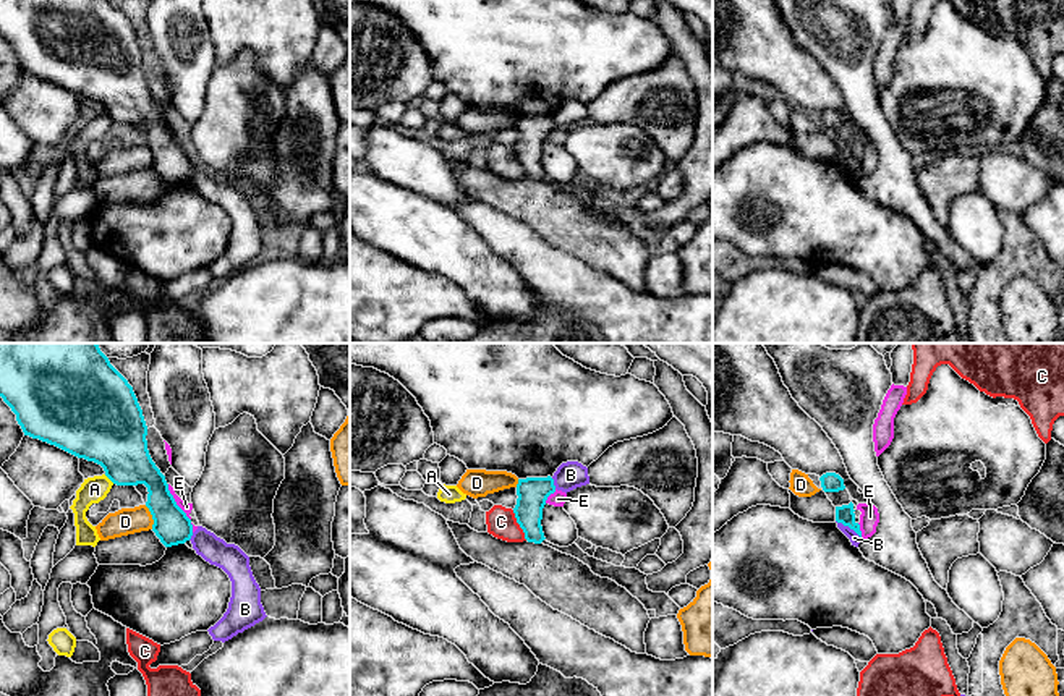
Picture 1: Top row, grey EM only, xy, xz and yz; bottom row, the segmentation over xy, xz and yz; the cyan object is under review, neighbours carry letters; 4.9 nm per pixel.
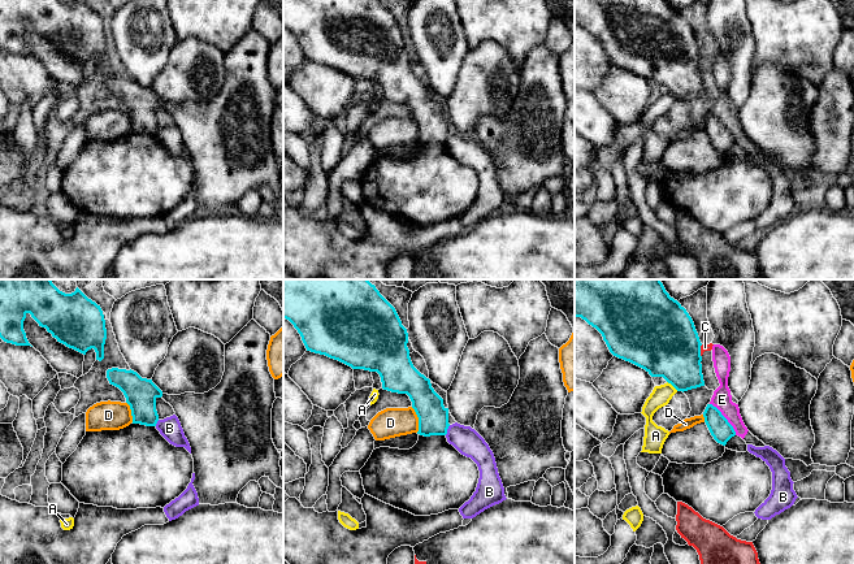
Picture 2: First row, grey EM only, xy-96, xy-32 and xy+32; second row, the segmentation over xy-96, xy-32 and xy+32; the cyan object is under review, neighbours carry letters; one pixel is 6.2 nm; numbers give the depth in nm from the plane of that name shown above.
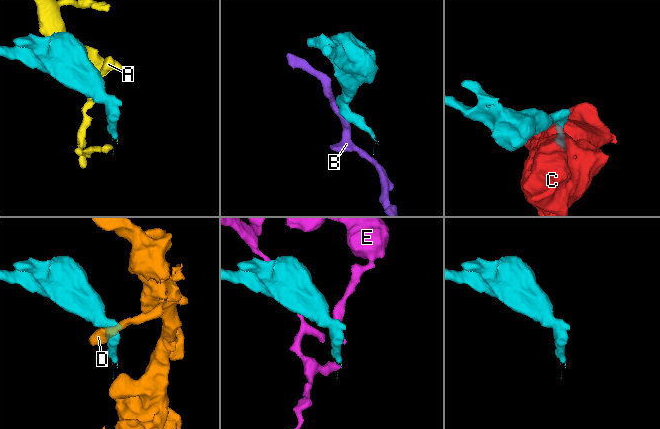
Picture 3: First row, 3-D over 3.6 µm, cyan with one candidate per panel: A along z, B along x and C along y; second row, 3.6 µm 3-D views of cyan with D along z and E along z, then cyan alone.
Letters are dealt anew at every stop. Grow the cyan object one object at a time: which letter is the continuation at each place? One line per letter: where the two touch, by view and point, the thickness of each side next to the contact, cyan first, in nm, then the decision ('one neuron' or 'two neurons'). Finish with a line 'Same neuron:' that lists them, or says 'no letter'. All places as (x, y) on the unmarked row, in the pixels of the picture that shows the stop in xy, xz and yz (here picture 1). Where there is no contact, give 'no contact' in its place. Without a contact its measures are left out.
A: contact xy (109, 115); calibres 360 and 130 nm; two neurons
B: contact yz (849, 164); calibres 90 and 50 nm; two neurons
C: contact xz (519, 161); calibres 150 and 150 nm; two neurons
D: contact xy (153, 154); calibres 180 and 130 nm; two neurons
E: contact xy (175, 140); calibres 180 and 50 nm; two neurons
Same neuron: no letter

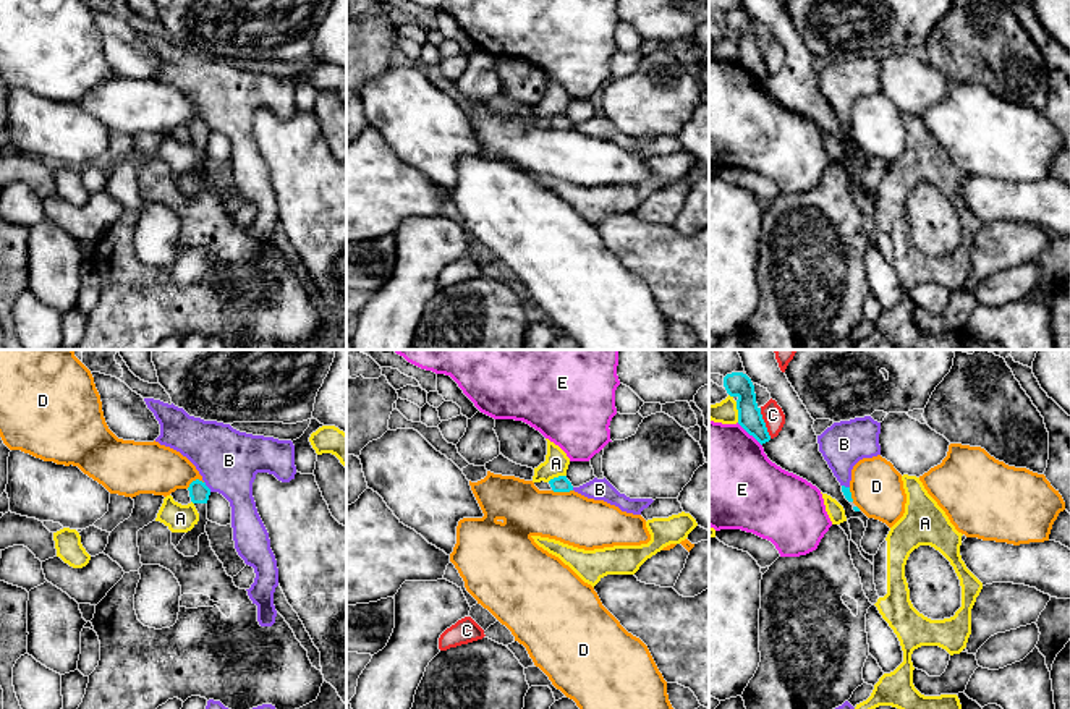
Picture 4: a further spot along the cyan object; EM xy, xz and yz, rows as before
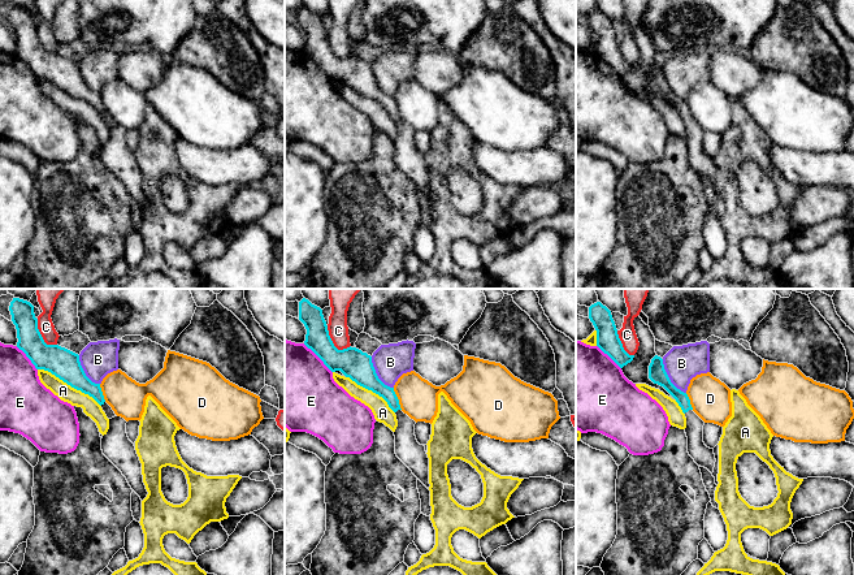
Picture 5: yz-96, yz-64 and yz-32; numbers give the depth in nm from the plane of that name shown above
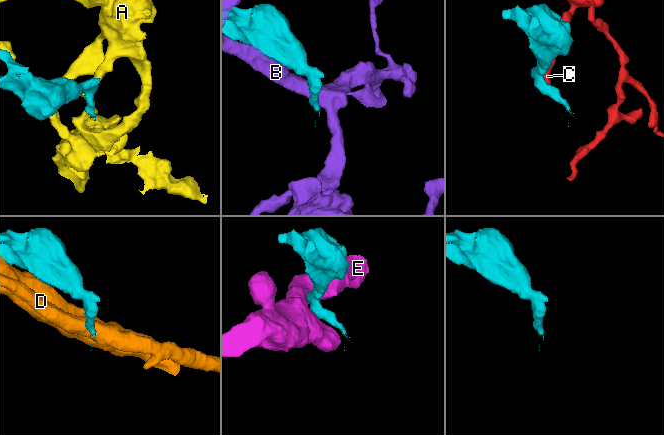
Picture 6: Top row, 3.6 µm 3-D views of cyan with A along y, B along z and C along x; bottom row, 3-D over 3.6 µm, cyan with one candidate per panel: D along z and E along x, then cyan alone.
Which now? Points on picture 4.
A: contact yz (738, 49); calibres 130 and 120 nm; two neurons
B: contact xy (206, 123); calibres 100 and 300 nm; two neurons
C: contact yz (764, 60); calibres 130 and 110 nm; two neurons
D: contact xz (562, 128); calibres 80 and 260 nm; two neurons
E: contact yz (750, 72); calibres 120 and 500 nm; two neurons
Same neuron: no letter

